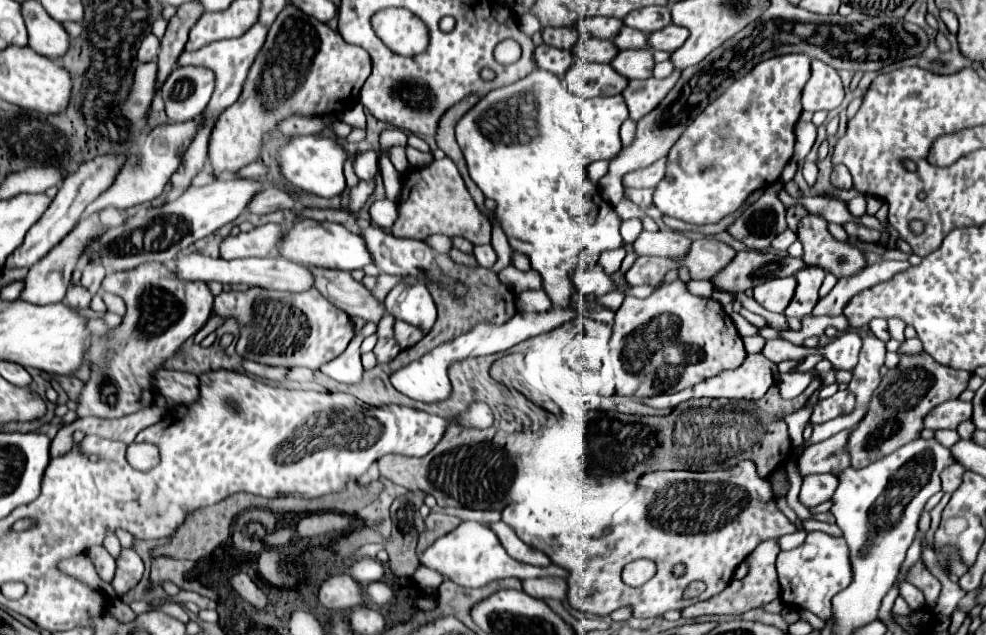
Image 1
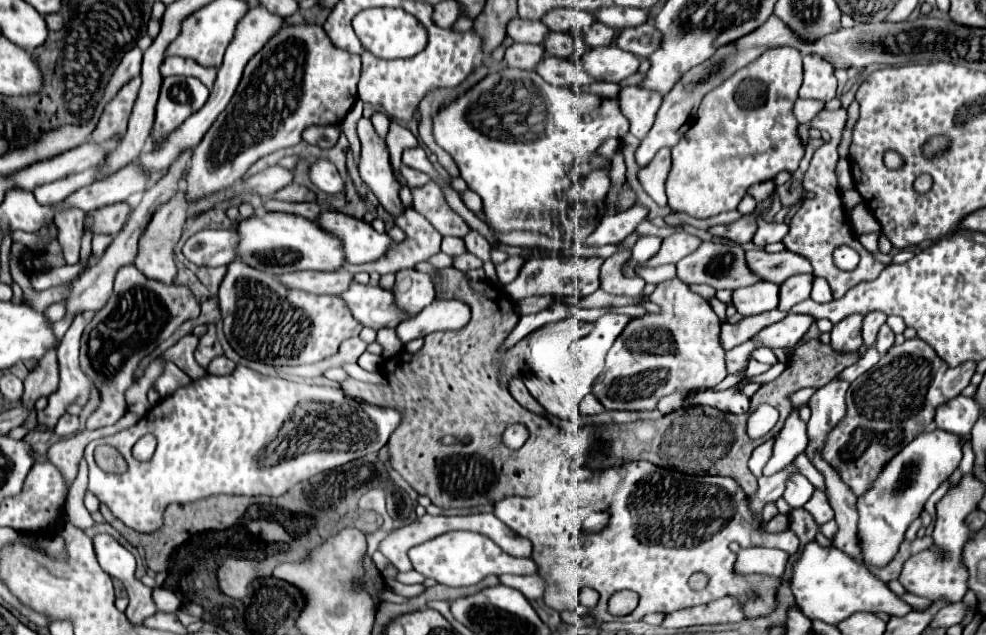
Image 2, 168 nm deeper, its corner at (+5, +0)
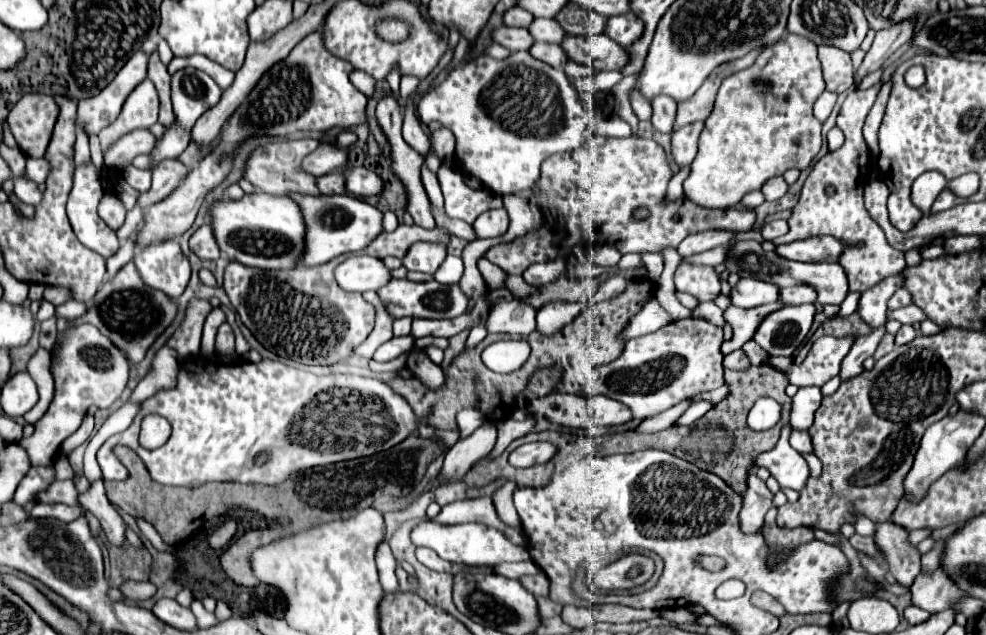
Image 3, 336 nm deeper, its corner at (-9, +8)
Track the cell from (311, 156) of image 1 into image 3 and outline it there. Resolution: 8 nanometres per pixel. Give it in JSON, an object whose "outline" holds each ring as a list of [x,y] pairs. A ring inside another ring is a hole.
{"outline":[[[359,166],[347,174],[347,192],[359,198],[377,196],[383,192],[383,180],[375,172]]]}

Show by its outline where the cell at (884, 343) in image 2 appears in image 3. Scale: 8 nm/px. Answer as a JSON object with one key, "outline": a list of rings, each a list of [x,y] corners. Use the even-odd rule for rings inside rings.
{"outline":[[[901,326],[901,330],[897,332],[897,338],[895,338],[895,344],[897,344],[897,346],[909,344],[915,336],[917,336],[917,332],[915,332],[913,326]]]}

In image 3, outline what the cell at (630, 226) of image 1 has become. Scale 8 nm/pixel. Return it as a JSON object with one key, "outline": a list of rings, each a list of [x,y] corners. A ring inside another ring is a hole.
{"outline":[[[775,220],[775,222],[765,224],[761,228],[761,234],[763,234],[763,240],[773,240],[777,236],[783,236],[787,230],[789,230],[789,226],[787,226],[785,220]]]}

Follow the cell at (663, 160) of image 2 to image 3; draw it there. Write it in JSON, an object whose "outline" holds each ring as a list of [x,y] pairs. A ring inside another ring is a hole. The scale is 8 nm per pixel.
{"outline":[[[693,122],[693,124],[687,124],[673,132],[671,154],[673,154],[673,160],[677,162],[677,166],[687,166],[695,160],[697,140],[699,140],[701,130],[703,130],[703,122]]]}

